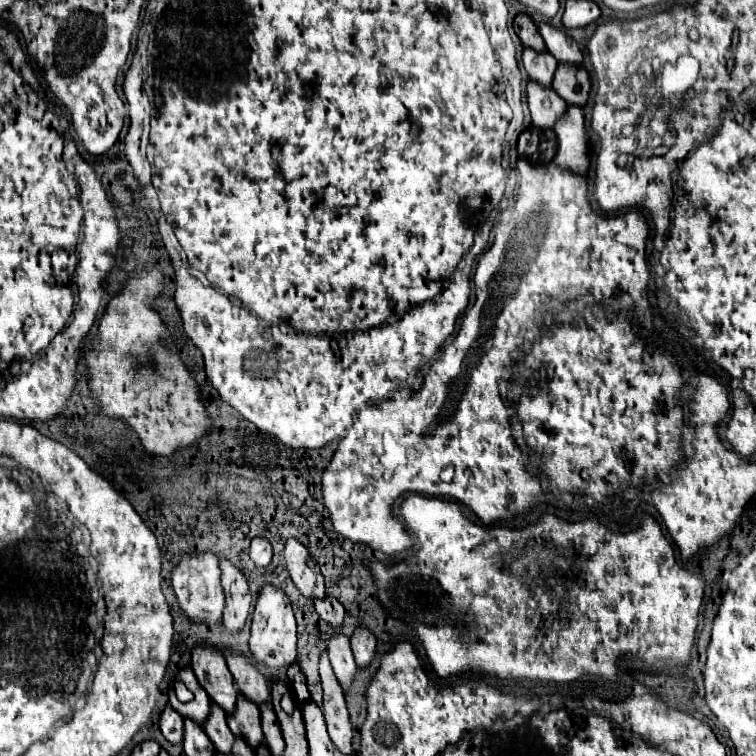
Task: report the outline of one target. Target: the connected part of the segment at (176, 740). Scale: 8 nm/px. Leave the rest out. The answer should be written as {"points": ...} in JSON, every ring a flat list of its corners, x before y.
{"points":[[166,706,166,710,160,716,160,730,170,744,182,744,182,740,184,740,184,720,170,706]]}

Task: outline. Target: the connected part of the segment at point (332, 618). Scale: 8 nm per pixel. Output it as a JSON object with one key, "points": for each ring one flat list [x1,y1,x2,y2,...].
{"points":[[326,596,324,600,314,602,314,606,316,606,316,612,320,614,320,618,324,622,328,622,332,628,340,628,342,626,346,612,344,612,344,606,336,598]]}

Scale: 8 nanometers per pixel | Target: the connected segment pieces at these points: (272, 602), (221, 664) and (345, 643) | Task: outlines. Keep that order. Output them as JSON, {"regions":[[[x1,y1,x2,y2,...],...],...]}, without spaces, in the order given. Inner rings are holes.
{"regions":[[[264,586,256,602,256,608,252,614,250,652,258,662,278,670,288,668,296,660,296,620,292,614,292,606,288,596,274,586]],[[200,644,192,650,192,670,212,702,216,702,226,714,232,714,236,708,238,690,222,652,210,648,208,644]],[[336,634,328,644,328,656,330,656,338,682,348,692,356,678,356,672,358,672,352,650,350,650,350,640,344,634]]]}

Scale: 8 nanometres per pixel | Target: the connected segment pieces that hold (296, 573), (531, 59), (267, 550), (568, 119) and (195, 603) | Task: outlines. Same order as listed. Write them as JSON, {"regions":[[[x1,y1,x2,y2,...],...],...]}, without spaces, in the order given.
{"regions":[[[288,538,284,548,286,568,290,572,290,578,294,586,306,596,306,598,324,598,324,580,318,568,318,562,308,552,308,548,298,538]],[[524,48,522,64,524,64,530,80,538,82,540,86,550,86,554,72,558,68,558,62,556,62,556,58,552,58,552,54,548,54,548,52,538,54,530,48]],[[254,538,252,544,250,544,250,558,260,568,268,566,270,560,272,560,272,546,270,546,270,542,264,540,264,538]],[[572,106,554,126,556,132,556,156,554,164,560,170,570,170,576,176,586,176,590,166,590,148,584,132,582,108]],[[212,552,202,554,182,554,180,564,172,572,172,588,182,612,192,618,192,622,200,622,206,626,216,626,222,620,224,612,224,592,220,586,220,568,218,558]]]}

